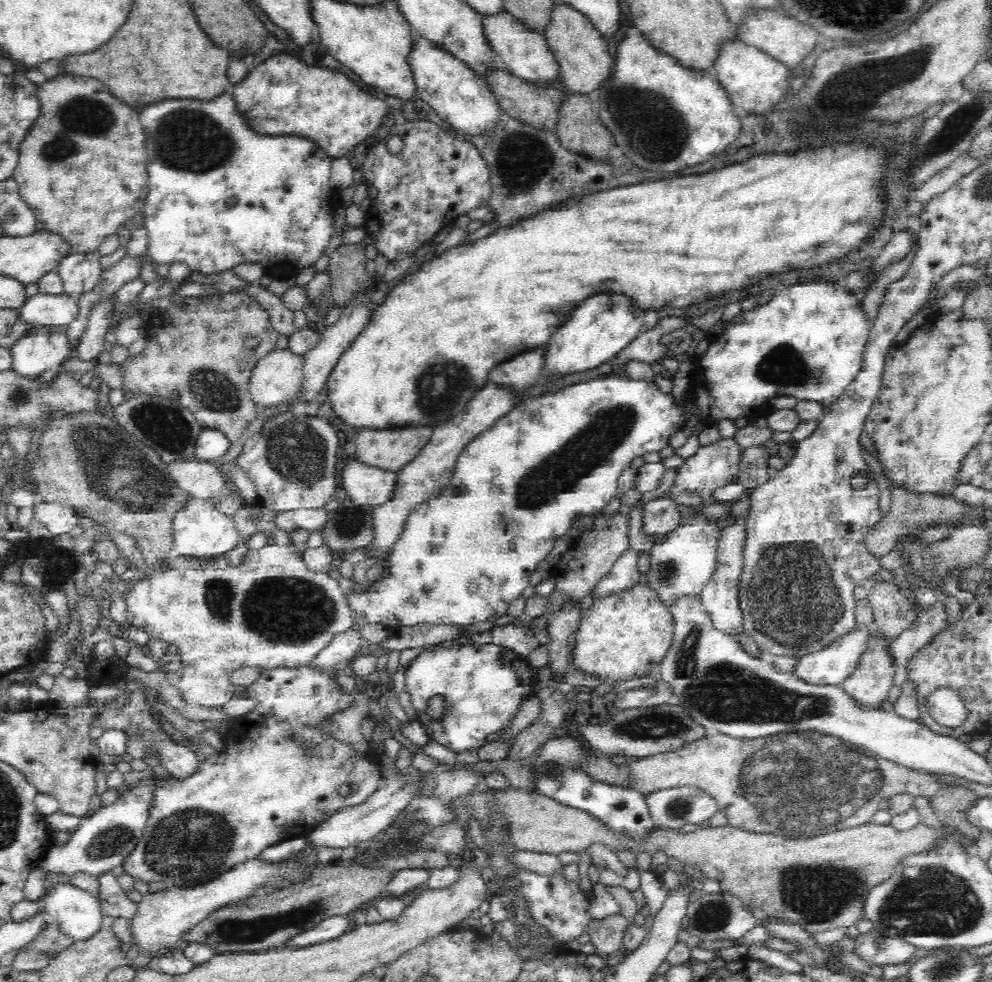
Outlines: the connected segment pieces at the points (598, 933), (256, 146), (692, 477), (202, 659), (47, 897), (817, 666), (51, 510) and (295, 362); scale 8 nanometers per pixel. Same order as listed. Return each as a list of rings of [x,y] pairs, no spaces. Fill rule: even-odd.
[[[621,914],[593,919],[587,929],[591,944],[601,957],[610,961],[618,958],[618,950],[624,948],[622,940],[630,924]]]
[[[224,94],[214,102],[156,102],[140,112],[140,120],[146,133],[145,152],[149,158],[149,192],[140,215],[147,235],[145,253],[126,253],[118,263],[103,272],[98,286],[94,286],[92,292],[77,296],[80,312],[76,320],[64,328],[71,352],[69,357],[74,356],[80,342],[90,307],[100,297],[116,294],[121,286],[138,277],[146,260],[156,264],[184,262],[192,272],[207,275],[224,270],[232,271],[232,268],[244,262],[262,262],[264,266],[268,266],[268,258],[274,258],[274,262],[282,262],[286,258],[296,266],[307,268],[322,256],[334,234],[338,192],[330,184],[333,158],[310,137],[266,136],[254,132],[236,106],[232,94]]]
[[[734,437],[726,440],[719,439],[714,444],[702,446],[696,454],[686,458],[684,464],[676,470],[674,485],[668,493],[682,509],[699,508],[701,503],[710,500],[716,488],[736,481],[742,458],[743,449]]]
[[[266,545],[260,550],[249,549],[248,554],[244,556],[244,562],[240,566],[228,568],[167,568],[156,570],[147,574],[147,577],[134,585],[130,591],[124,594],[124,602],[126,602],[126,620],[129,626],[134,625],[136,628],[144,629],[144,632],[150,634],[153,641],[162,640],[165,644],[172,643],[177,646],[177,654],[181,662],[181,668],[174,673],[165,674],[170,684],[180,689],[182,698],[190,704],[198,704],[198,706],[206,706],[206,708],[222,709],[222,706],[228,702],[233,696],[234,686],[230,684],[230,674],[242,667],[256,667],[262,670],[272,668],[300,668],[310,665],[314,656],[321,650],[324,650],[328,643],[338,633],[346,632],[348,629],[356,627],[355,619],[351,608],[348,606],[344,592],[340,589],[338,581],[333,579],[329,573],[312,572],[301,558],[292,548],[280,545]]]
[[[45,882],[44,905],[50,916],[75,942],[88,940],[102,925],[99,898],[72,884]]]
[[[869,629],[855,630],[816,653],[801,656],[795,662],[792,677],[812,686],[842,686],[854,672],[869,634]]]
[[[36,501],[33,505],[34,520],[40,520],[53,537],[67,534],[80,522],[80,515],[74,508],[56,503]]]
[[[288,347],[274,349],[266,353],[255,363],[249,380],[250,397],[252,402],[265,407],[276,406],[281,402],[294,399],[303,388],[304,359],[303,355],[293,353]]]

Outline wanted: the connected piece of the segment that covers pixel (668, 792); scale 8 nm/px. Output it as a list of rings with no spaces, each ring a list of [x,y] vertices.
[[[694,785],[656,790],[646,796],[654,825],[662,829],[679,829],[684,824],[699,824],[718,812],[714,797]]]

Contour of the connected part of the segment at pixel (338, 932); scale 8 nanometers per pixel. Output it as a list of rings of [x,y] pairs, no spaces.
[[[338,916],[333,919],[322,920],[315,928],[306,930],[300,936],[296,936],[284,947],[304,948],[319,943],[329,942],[331,937],[340,937],[351,929],[351,919],[345,916]]]

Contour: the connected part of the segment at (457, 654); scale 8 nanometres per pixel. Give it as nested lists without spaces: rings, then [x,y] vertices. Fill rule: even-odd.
[[[470,640],[467,643],[451,645],[426,645],[406,667],[405,691],[410,695],[411,706],[417,712],[416,722],[420,722],[424,727],[428,739],[440,742],[454,754],[460,754],[476,752],[486,741],[491,740],[496,732],[509,728],[522,702],[530,696],[535,683],[536,676],[532,674],[526,658],[499,644],[472,643]],[[436,696],[444,700],[444,712],[440,718],[432,718],[428,714],[428,704]]]

